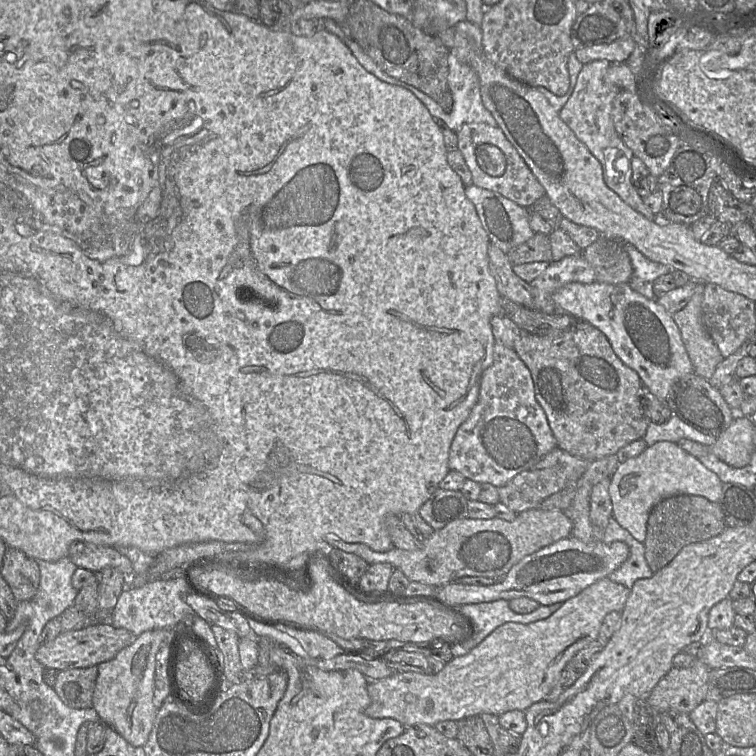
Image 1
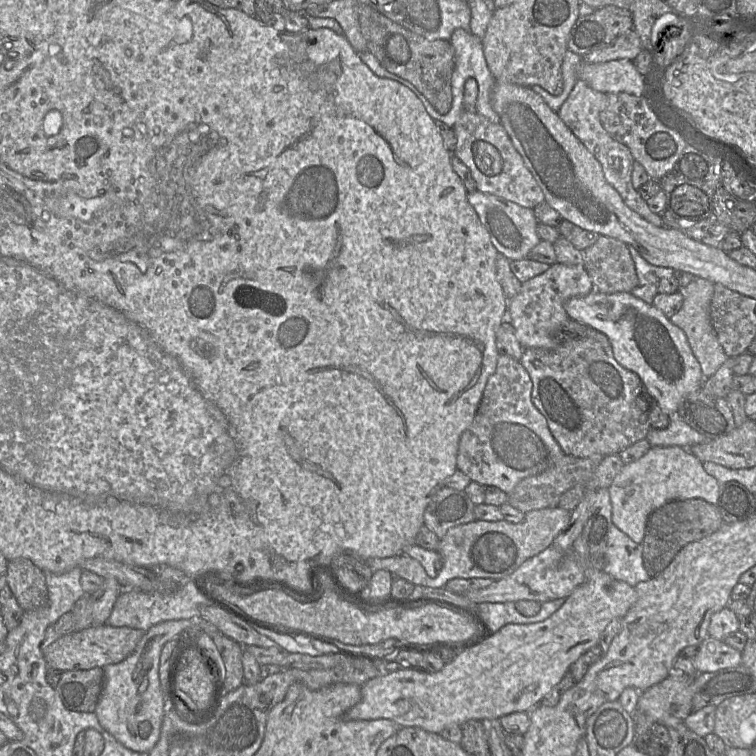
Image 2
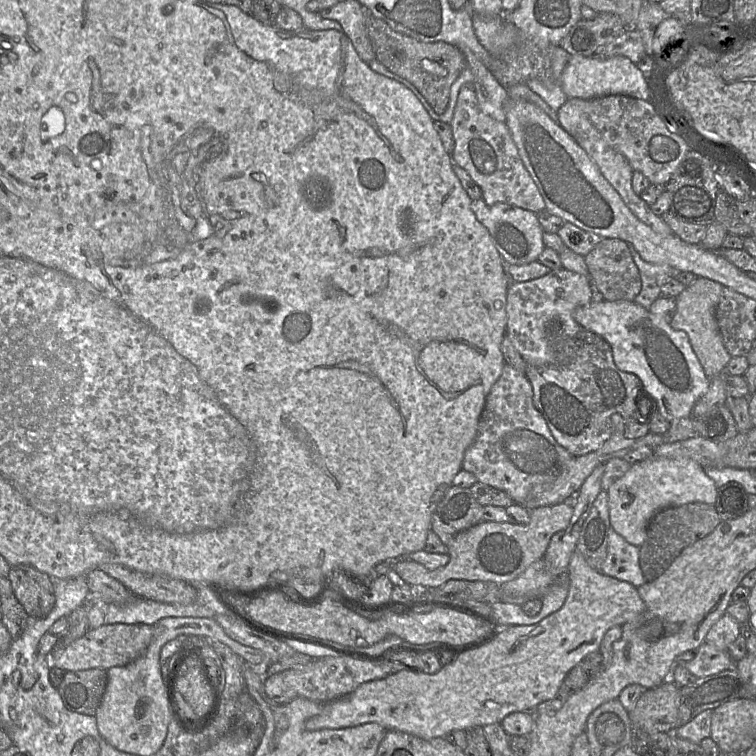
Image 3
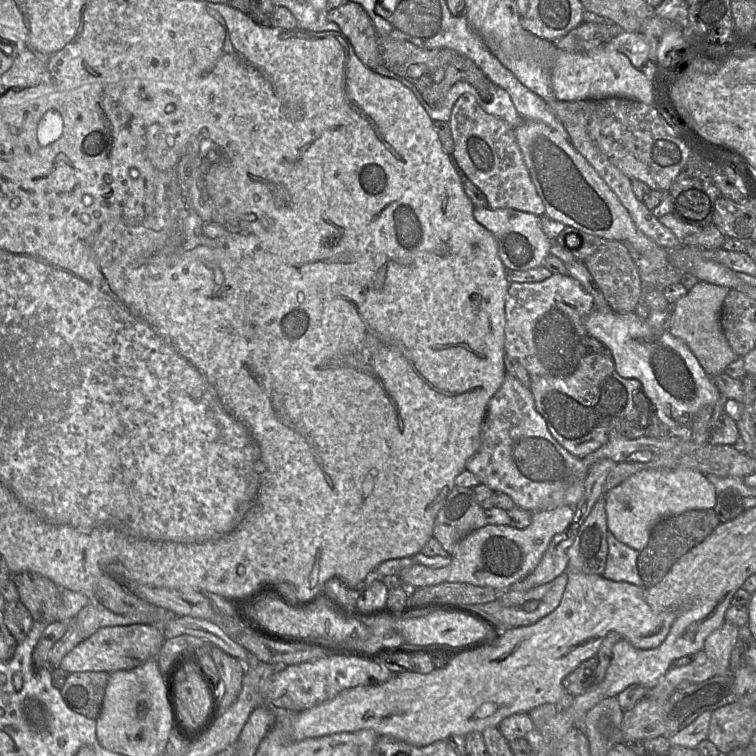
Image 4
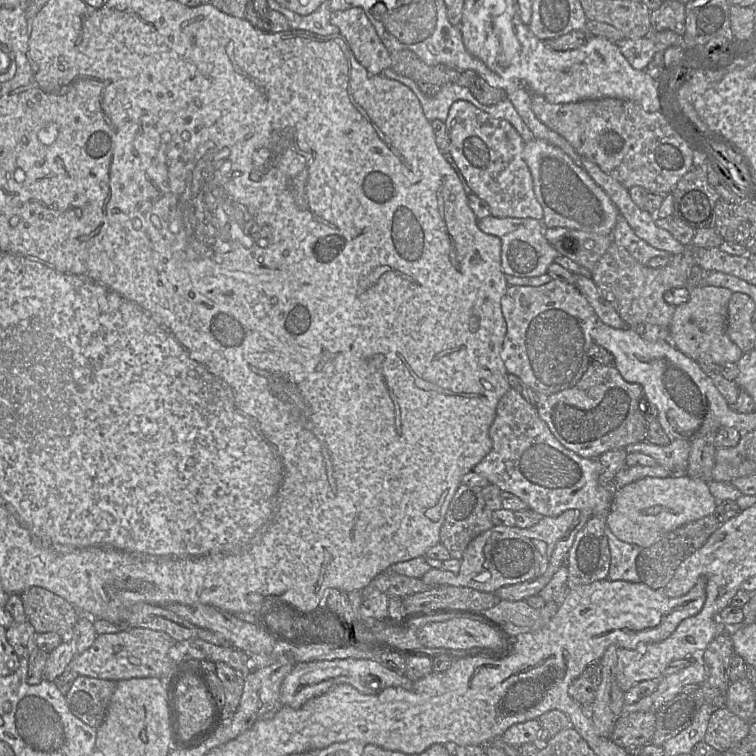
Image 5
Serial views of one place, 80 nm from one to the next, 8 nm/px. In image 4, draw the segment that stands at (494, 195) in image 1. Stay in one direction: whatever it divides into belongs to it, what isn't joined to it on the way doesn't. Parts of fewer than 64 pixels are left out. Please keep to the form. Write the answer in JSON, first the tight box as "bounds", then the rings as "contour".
{"bounds":[474,208,552,270],"contour":[[[475,208],[474,218],[495,237],[498,253],[507,270],[529,270],[542,266],[544,259],[551,253],[552,240],[541,227],[541,217],[512,208],[491,209]]]}

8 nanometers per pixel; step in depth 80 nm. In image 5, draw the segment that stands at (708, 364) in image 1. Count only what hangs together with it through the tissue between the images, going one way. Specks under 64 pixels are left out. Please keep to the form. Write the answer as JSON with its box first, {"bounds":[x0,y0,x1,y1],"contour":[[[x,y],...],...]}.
{"bounds":[669,285,742,363],"contour":[[[710,285],[692,287],[688,301],[675,307],[669,326],[671,344],[697,363],[737,363],[742,351],[727,334],[727,309],[732,293],[727,288]]]}

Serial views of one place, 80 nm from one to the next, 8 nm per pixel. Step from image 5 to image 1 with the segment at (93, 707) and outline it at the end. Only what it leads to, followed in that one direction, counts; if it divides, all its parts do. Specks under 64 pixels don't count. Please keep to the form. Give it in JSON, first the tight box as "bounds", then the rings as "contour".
{"bounds":[53,665,97,709],"contour":[[[97,665],[61,670],[53,689],[67,706],[76,709],[91,708],[97,676]]]}

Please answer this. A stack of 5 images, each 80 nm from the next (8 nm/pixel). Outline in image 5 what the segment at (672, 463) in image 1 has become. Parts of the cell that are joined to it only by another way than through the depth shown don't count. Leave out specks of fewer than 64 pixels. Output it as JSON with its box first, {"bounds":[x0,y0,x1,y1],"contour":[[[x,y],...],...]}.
{"bounds":[606,474,716,548],"contour":[[[686,474],[645,477],[626,484],[613,497],[606,525],[619,540],[648,548],[665,533],[714,513],[716,500],[708,484]]]}

